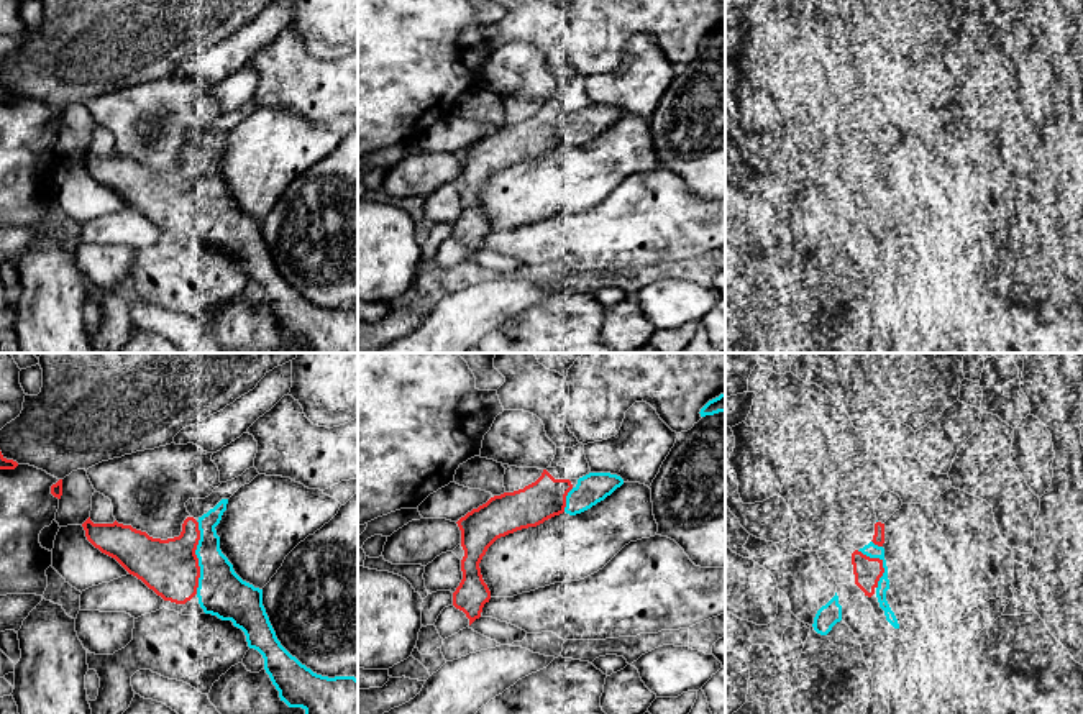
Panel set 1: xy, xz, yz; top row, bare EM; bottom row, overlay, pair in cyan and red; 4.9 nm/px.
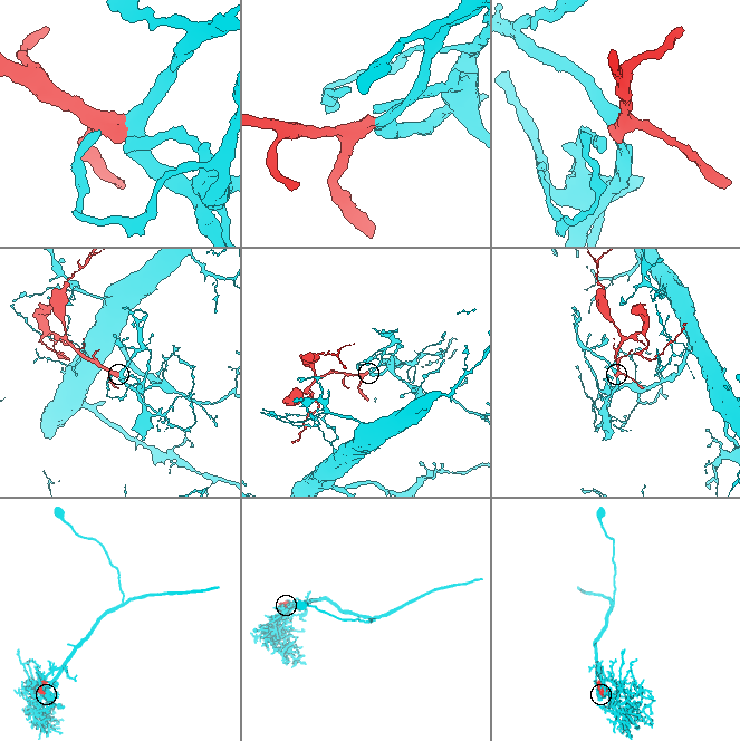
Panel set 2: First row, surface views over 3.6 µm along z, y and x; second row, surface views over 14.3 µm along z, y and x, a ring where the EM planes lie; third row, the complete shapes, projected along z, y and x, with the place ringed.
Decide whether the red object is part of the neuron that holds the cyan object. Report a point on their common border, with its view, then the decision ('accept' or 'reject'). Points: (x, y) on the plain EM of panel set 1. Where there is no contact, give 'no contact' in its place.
meets cyan in xy at (197, 189); accept

